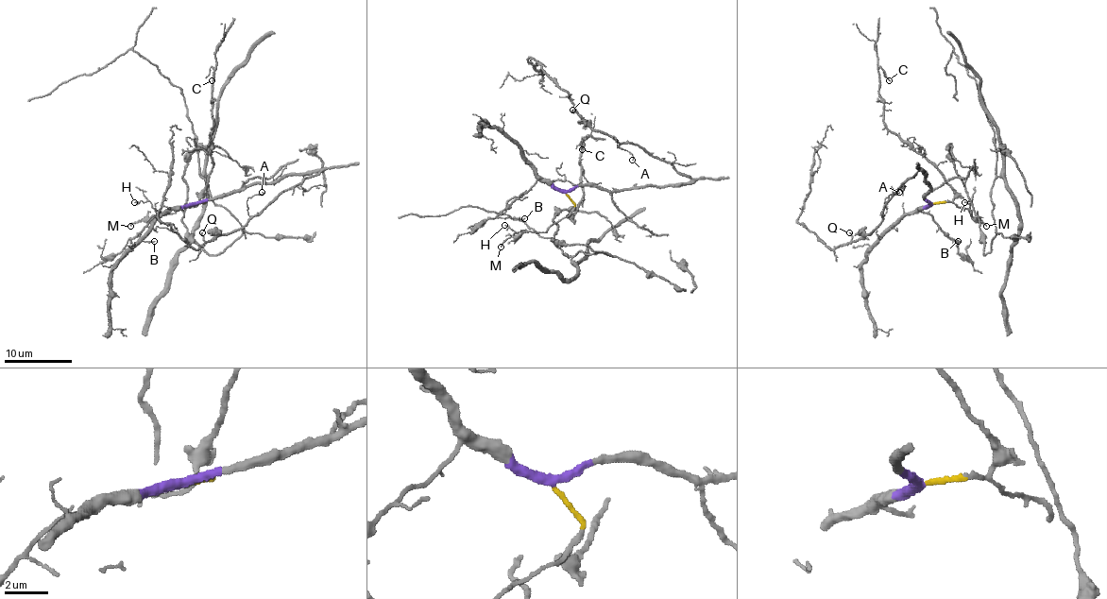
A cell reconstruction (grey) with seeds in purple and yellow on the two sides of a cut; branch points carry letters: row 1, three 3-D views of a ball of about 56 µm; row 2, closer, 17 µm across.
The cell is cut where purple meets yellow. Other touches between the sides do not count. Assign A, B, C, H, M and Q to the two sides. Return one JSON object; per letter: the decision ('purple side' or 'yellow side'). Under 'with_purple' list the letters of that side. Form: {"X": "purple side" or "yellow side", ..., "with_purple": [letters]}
{"A": "purple side", "B": "purple side", "C": "yellow side", "H": "yellow side", "M": "yellow side", "Q": "purple side", "with_purple": ["A", "B", "Q"]}

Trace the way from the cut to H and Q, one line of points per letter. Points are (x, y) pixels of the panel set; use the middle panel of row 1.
H: (565, 194), (573, 204), (573, 209), (544, 231), (512, 231), (503, 224)
Q: (565, 192), (582, 185), (621, 190), (690, 180), (636, 145), (619, 143), (590, 128), (571, 109)

